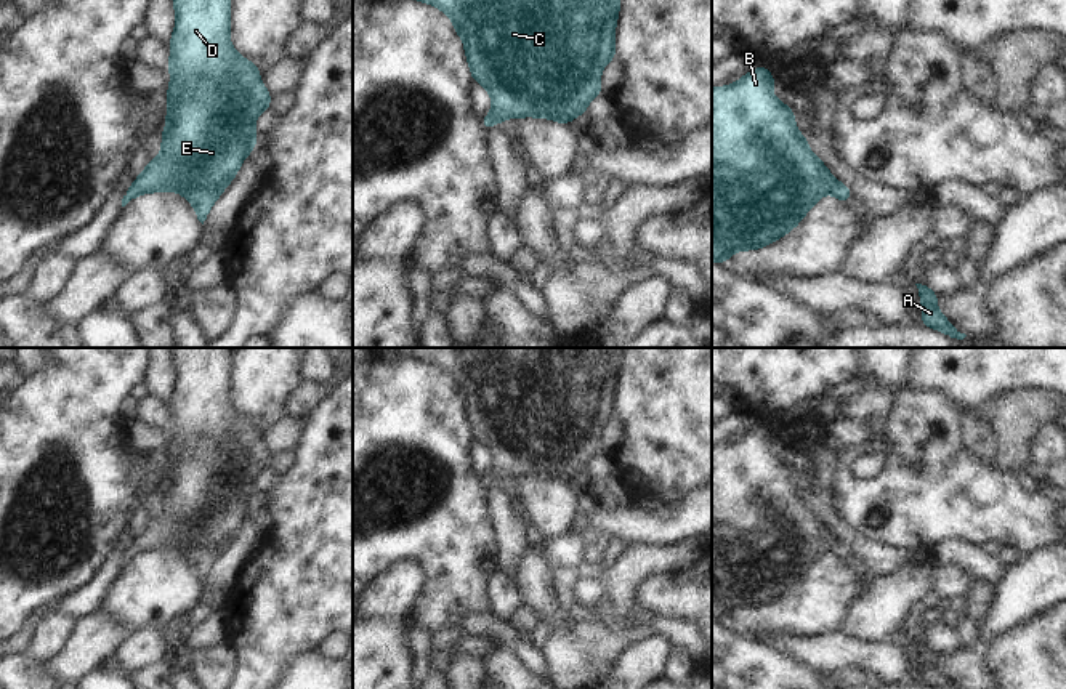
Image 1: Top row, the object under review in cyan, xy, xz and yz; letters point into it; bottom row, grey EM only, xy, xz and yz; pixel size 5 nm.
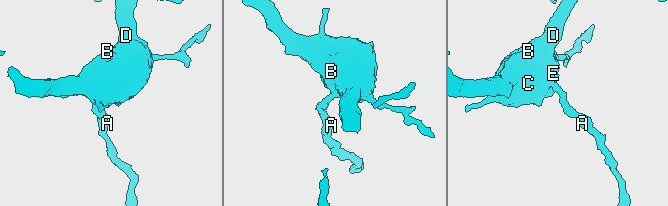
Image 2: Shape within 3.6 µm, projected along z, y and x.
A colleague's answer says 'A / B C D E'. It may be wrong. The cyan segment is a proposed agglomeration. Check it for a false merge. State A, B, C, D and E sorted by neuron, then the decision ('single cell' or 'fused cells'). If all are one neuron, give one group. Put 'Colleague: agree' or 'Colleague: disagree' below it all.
groups A B C D E; single cell
Colleague: disagree

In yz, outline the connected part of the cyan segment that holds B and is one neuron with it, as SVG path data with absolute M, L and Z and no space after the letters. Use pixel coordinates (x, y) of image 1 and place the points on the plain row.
M760 425L734 444L712 447L712 620L721 622L737 609L760 609L790 591L824 554L834 553L846 562L851 548L838 542L827 526L808 508L798 492L793 468L773 455L773 433Z

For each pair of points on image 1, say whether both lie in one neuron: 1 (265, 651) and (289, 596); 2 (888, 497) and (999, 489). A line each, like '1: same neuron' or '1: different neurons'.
1: same neuron
2: same neuron

